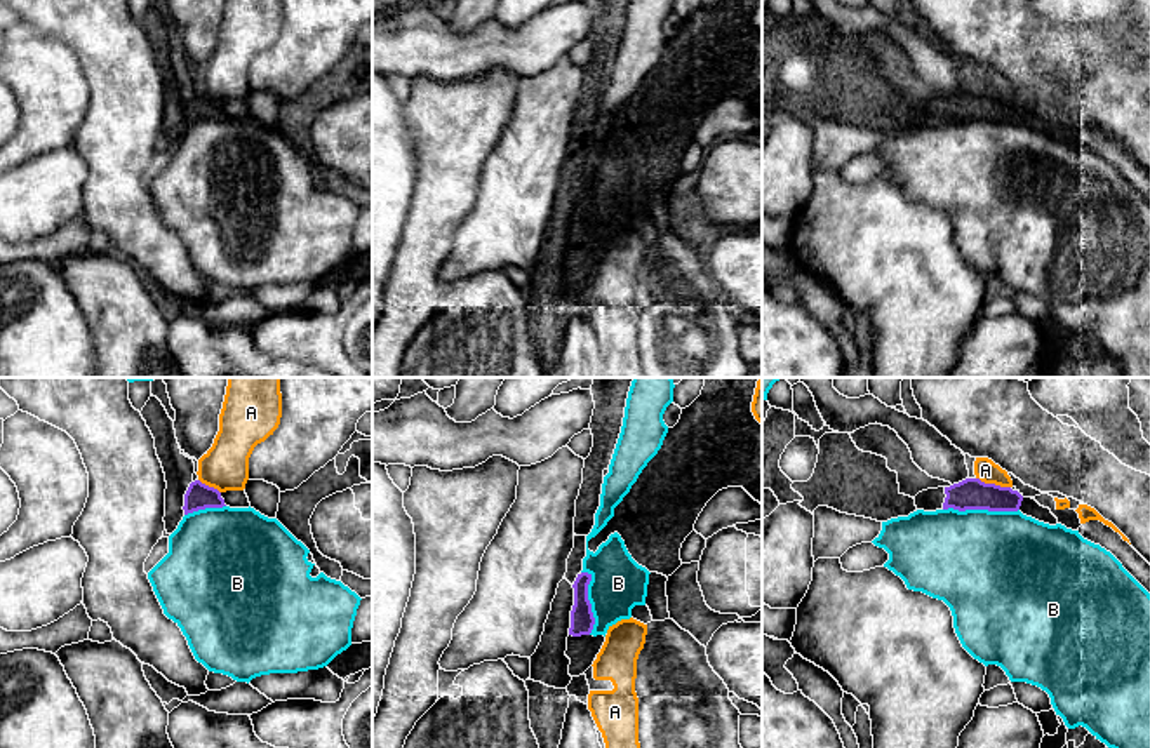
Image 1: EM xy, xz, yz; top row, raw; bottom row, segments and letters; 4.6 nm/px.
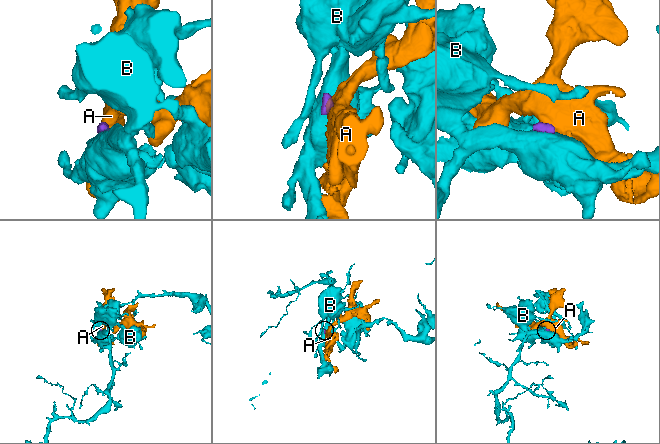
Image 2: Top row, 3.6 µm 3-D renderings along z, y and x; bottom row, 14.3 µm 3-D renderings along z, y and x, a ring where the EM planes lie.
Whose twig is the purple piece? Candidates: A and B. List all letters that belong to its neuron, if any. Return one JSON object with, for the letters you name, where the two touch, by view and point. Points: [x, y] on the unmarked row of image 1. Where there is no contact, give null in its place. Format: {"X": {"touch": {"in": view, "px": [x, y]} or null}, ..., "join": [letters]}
{"join": []}

